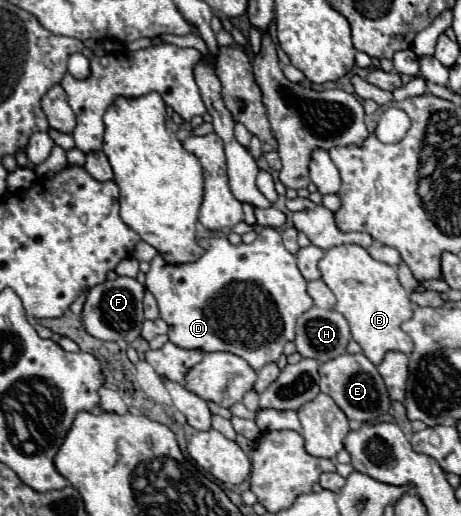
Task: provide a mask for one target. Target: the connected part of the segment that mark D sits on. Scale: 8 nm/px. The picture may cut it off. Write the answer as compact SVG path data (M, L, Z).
M264 227L258 231L258 237L254 243L246 245L246 243L240 243L240 245L232 245L226 237L208 237L208 239L200 239L200 247L204 249L204 255L200 259L196 259L194 263L168 263L164 259L164 255L156 255L152 261L150 261L150 271L146 273L146 289L156 297L158 301L158 307L160 307L160 317L168 323L168 339L182 347L182 349L194 349L194 351L204 351L204 353L210 353L210 351L228 351L228 353L234 353L242 359L246 359L250 363L250 367L254 371L260 371L264 365L268 363L276 363L278 357L282 355L282 347L288 343L288 341L294 341L294 327L296 327L296 319L308 311L312 307L312 297L306 293L306 279L300 275L298 267L296 267L296 255L292 255L282 239L280 239L280 233L276 229L270 229L270 227Z

